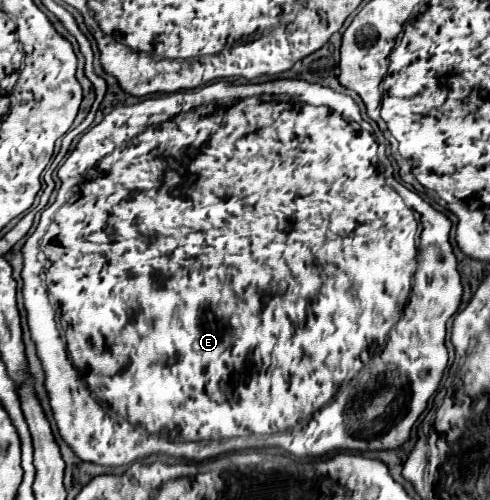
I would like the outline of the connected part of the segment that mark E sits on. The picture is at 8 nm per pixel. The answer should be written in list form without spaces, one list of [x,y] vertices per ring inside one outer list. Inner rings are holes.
[[[222,80],[222,82],[214,82],[214,84],[208,84],[208,86],[196,88],[196,90],[174,92],[174,94],[166,94],[166,96],[154,96],[154,98],[142,100],[142,102],[132,104],[132,106],[114,108],[98,126],[88,128],[82,134],[80,142],[76,144],[76,150],[66,158],[64,168],[59,168],[58,170],[62,186],[58,190],[56,202],[44,210],[37,228],[32,233],[32,236],[26,240],[26,244],[22,248],[22,252],[24,252],[24,270],[22,270],[24,290],[22,290],[22,294],[24,294],[24,306],[28,310],[28,326],[30,326],[32,340],[36,342],[36,350],[38,350],[38,356],[40,356],[44,372],[46,372],[46,390],[48,390],[48,396],[50,396],[50,406],[54,410],[56,426],[60,430],[62,440],[74,450],[76,456],[80,456],[86,462],[100,464],[100,466],[130,466],[132,462],[142,460],[146,456],[150,456],[150,454],[186,456],[190,460],[198,460],[200,462],[204,458],[210,458],[210,456],[196,456],[196,450],[198,450],[198,446],[202,442],[222,442],[222,440],[232,440],[232,438],[252,438],[252,440],[248,440],[248,448],[270,448],[270,446],[276,446],[276,448],[282,448],[282,450],[290,452],[296,458],[306,458],[306,456],[314,456],[316,458],[316,456],[326,456],[326,454],[338,452],[338,450],[360,450],[360,452],[364,452],[364,450],[392,450],[392,448],[402,446],[410,438],[410,430],[412,430],[414,422],[424,412],[424,408],[428,404],[428,398],[436,392],[436,388],[438,388],[438,384],[442,380],[442,374],[446,370],[446,364],[448,364],[448,352],[446,352],[446,346],[444,346],[446,322],[450,320],[450,316],[456,314],[456,310],[458,310],[458,306],[462,302],[462,282],[460,282],[460,274],[458,274],[456,256],[454,256],[452,246],[450,246],[452,222],[442,212],[434,210],[428,202],[424,202],[414,190],[406,188],[404,184],[400,184],[394,178],[390,160],[380,154],[374,136],[370,132],[366,132],[360,124],[362,124],[362,116],[357,103],[348,94],[334,92],[332,88],[324,88],[320,84],[310,84],[306,80],[274,80],[274,82],[264,82],[264,84],[236,84],[236,82]],[[106,148],[114,148],[114,150],[108,156],[96,160],[96,154],[106,154]],[[40,240],[42,240],[42,252],[46,256],[46,264],[42,264],[42,258],[40,258]],[[48,296],[60,308],[60,318],[64,322],[66,344],[64,344],[60,326],[56,322],[54,308],[48,302]]]

